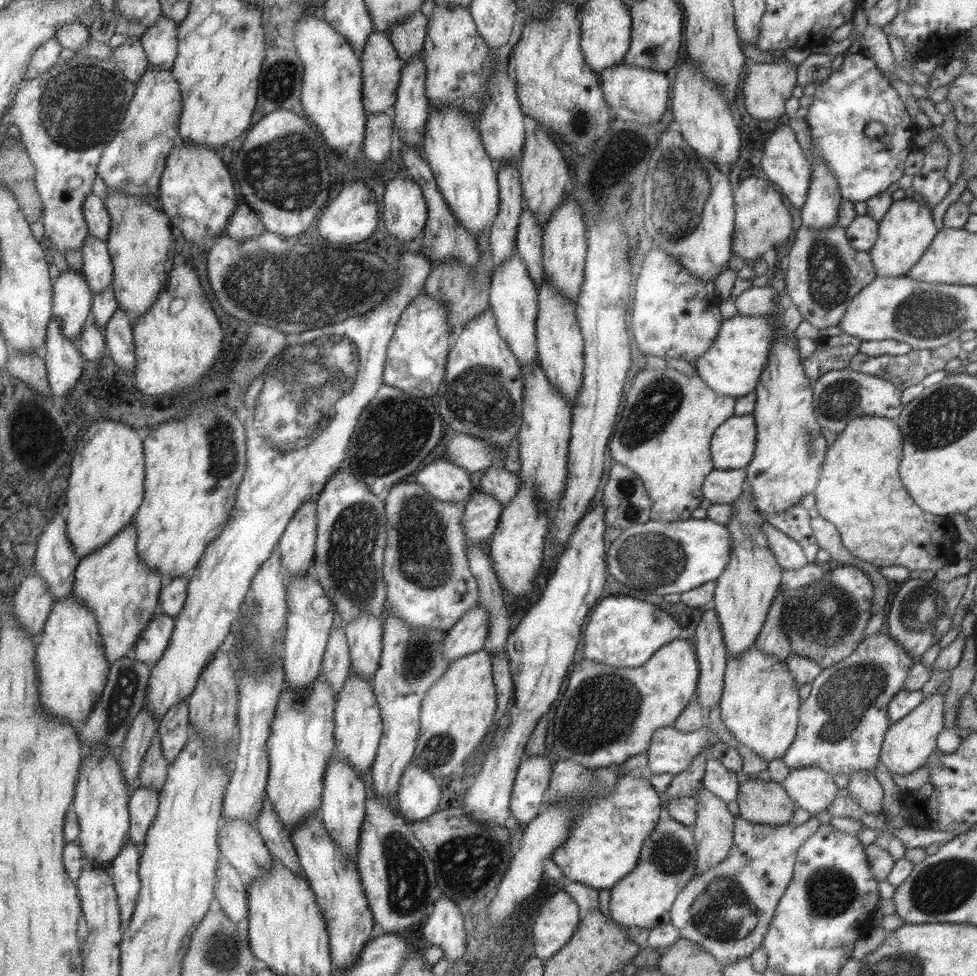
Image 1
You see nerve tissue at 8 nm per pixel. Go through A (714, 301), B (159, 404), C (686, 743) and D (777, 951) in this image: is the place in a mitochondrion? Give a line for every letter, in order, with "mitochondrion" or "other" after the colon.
A: other
B: other
C: other
D: other

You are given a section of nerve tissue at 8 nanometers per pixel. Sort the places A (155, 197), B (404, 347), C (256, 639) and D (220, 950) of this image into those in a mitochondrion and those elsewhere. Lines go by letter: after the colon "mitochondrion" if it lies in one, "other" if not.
A: other
B: other
C: mitochondrion
D: mitochondrion

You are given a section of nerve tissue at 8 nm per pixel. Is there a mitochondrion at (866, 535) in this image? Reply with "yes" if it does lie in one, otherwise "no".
no

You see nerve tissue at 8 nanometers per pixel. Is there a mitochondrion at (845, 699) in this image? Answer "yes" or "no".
yes

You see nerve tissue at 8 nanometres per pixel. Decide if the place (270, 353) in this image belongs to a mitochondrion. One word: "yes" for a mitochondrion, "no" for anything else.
yes

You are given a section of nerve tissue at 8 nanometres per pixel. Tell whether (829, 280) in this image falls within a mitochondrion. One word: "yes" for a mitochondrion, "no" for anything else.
yes

